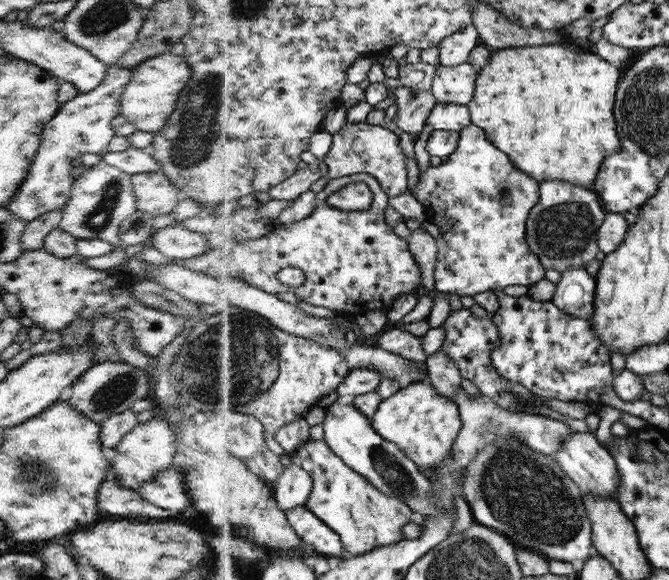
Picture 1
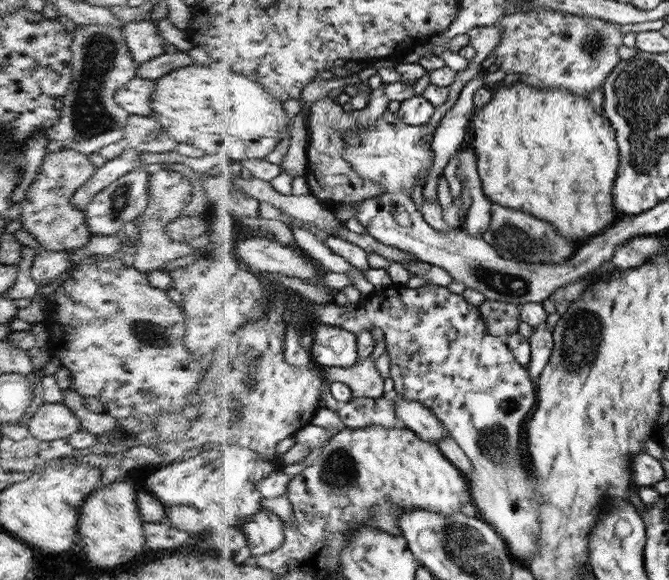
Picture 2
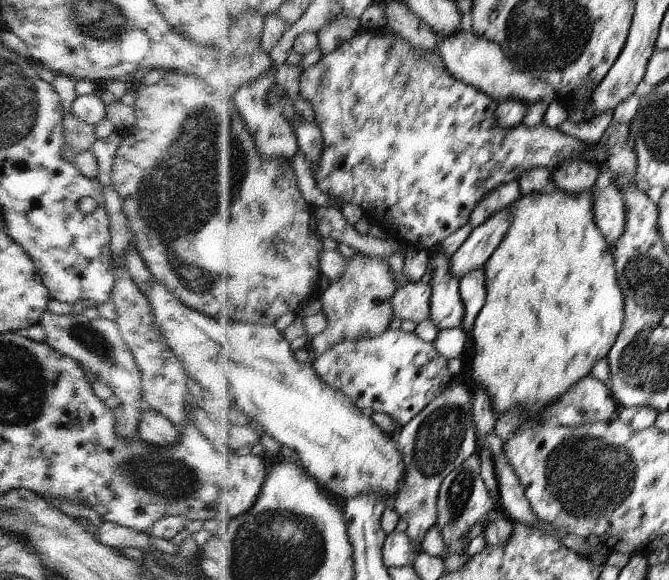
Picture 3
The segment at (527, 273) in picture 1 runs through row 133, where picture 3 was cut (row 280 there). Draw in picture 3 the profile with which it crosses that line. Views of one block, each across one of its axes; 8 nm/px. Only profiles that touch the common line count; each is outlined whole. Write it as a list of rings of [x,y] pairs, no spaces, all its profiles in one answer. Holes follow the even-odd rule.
[[[483,268],[468,272],[466,278],[461,279],[461,293],[466,303],[466,319],[464,328],[470,332],[482,310],[484,303],[487,302],[486,273]]]

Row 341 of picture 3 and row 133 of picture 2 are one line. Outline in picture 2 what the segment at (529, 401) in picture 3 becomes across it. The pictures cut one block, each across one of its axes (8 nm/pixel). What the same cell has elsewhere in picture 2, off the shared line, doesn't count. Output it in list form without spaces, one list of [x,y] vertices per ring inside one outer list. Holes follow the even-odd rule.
[[[517,82],[510,86],[498,85],[492,93],[488,104],[473,113],[469,124],[474,132],[472,148],[479,155],[483,191],[492,204],[524,210],[548,220],[558,228],[560,235],[575,240],[596,236],[614,224],[612,187],[617,177],[620,149],[608,117],[596,112],[589,97],[562,88],[543,90]]]

